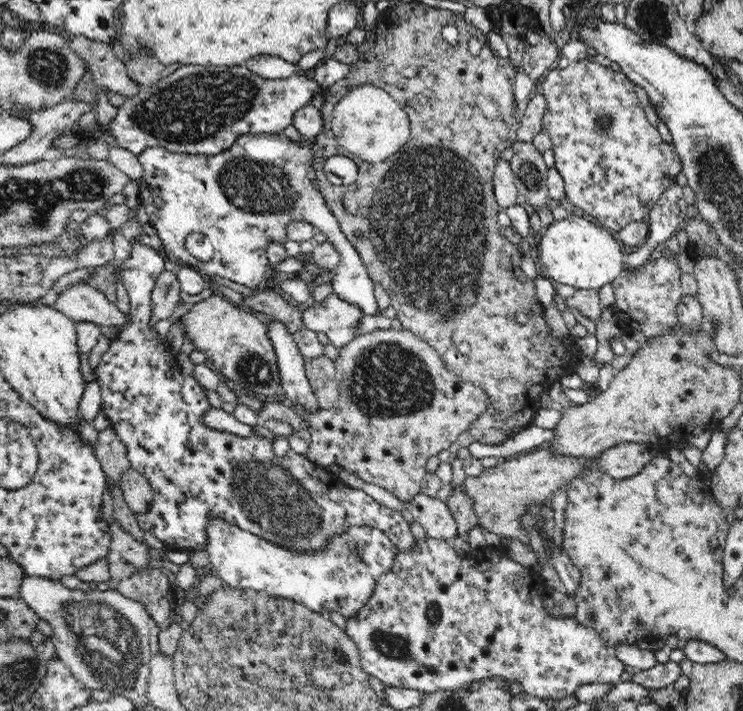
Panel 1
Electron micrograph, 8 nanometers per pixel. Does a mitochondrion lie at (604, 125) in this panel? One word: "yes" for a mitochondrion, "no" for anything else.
yes

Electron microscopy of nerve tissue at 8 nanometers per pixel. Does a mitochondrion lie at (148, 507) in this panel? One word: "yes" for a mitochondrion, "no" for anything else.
no

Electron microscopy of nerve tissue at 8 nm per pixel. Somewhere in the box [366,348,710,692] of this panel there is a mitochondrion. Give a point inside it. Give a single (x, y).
(431, 618)

